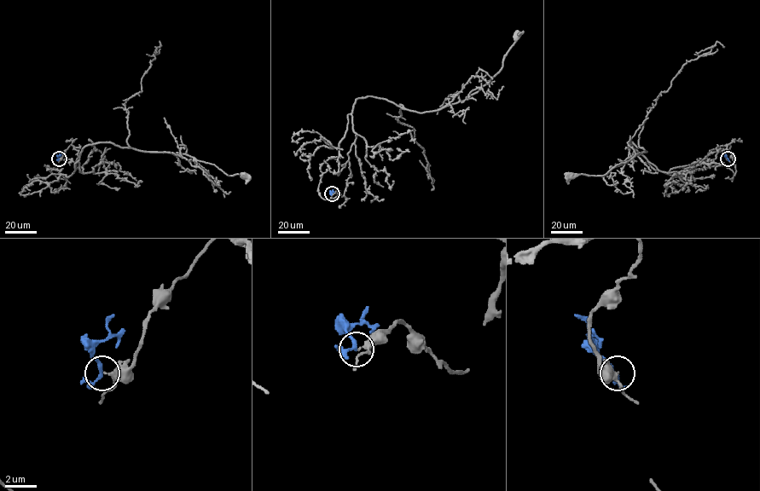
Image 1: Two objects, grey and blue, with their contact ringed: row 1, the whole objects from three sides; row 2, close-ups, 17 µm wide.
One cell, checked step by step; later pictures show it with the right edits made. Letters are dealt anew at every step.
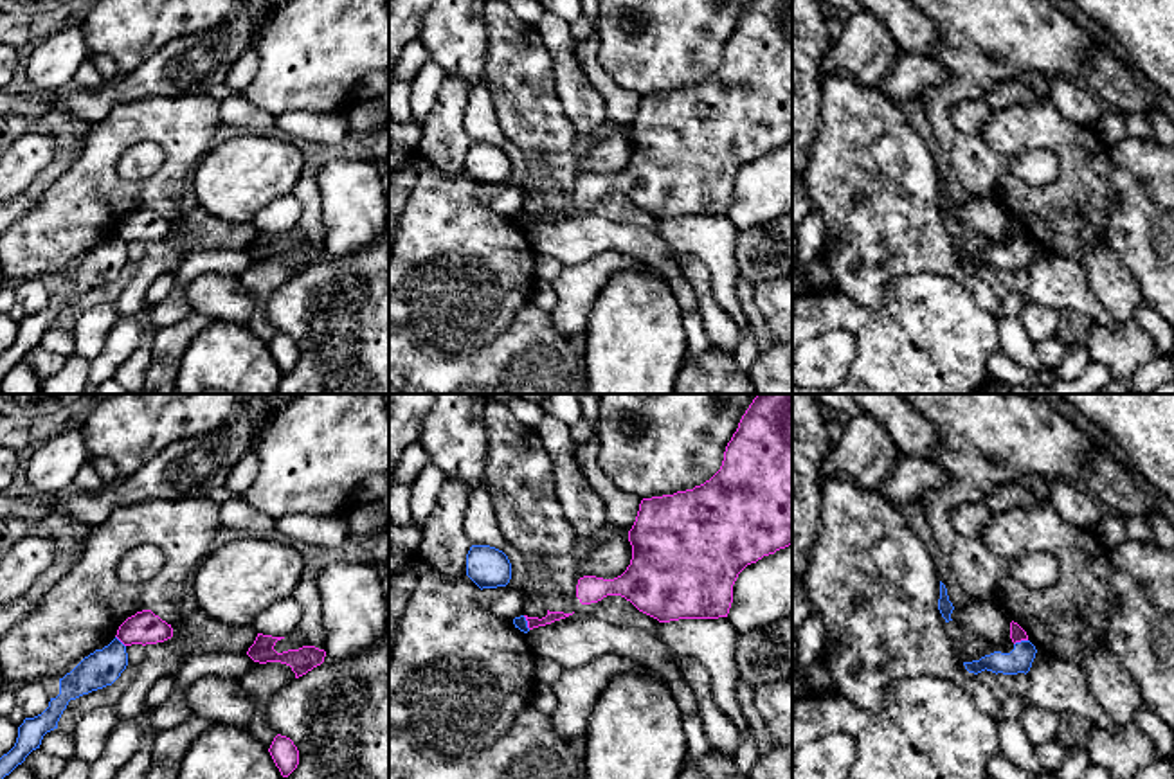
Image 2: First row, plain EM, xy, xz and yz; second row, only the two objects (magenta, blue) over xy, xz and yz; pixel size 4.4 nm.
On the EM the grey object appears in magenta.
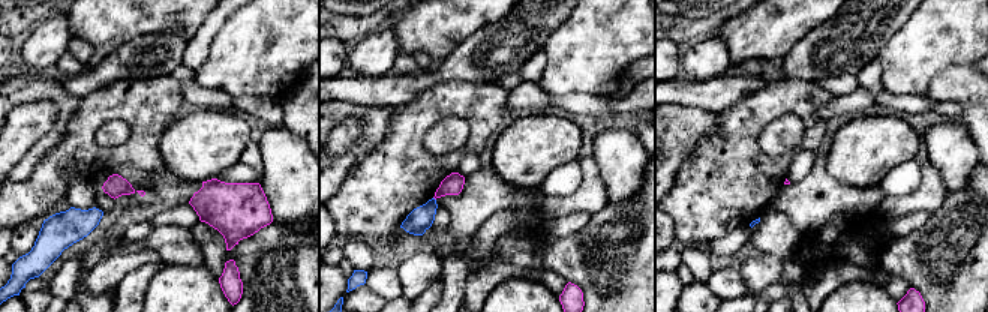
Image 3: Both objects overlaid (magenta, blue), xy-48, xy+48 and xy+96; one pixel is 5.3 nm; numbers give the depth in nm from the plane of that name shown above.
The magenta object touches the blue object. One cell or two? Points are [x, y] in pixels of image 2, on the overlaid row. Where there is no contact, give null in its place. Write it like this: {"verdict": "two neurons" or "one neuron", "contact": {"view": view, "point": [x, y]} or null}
{"verdict": "two neurons", "contact": {"view": "yz", "point": [1020, 641]}}

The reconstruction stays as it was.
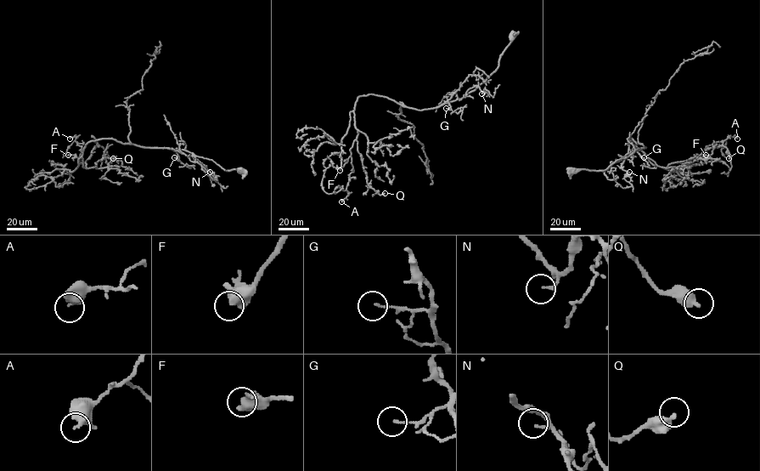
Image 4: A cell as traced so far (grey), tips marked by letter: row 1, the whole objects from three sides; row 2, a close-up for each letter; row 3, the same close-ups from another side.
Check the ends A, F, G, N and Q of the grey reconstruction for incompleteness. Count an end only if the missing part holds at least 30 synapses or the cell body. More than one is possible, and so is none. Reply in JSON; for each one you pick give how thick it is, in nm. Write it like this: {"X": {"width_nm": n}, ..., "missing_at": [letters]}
{"F": {"width_nm": 600}, "missing_at": ["F"]}

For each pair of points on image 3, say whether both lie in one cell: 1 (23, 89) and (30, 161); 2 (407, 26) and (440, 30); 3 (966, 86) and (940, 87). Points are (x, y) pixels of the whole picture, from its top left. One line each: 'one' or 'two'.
1: one
2: one
3: one

